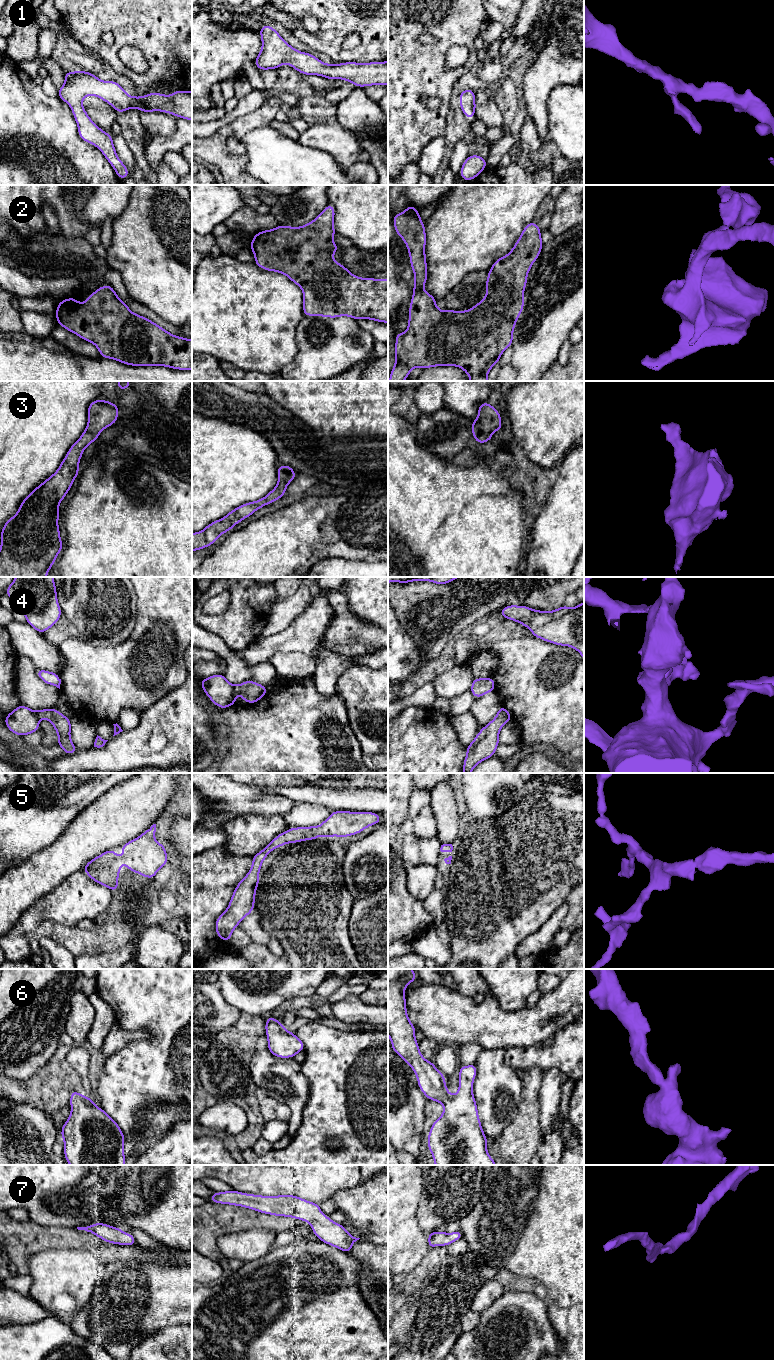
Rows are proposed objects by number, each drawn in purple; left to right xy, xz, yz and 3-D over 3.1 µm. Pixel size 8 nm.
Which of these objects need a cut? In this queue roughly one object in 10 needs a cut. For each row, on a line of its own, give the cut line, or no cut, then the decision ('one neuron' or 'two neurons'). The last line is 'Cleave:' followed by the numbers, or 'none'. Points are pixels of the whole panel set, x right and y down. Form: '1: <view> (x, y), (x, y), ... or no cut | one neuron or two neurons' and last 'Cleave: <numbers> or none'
1: no cut | one neuron
2: no cut | one neuron
3: no cut | one neuron
4: no cut | one neuron
5: no cut | one neuron
6: no cut | one neuron
7: no cut | one neuron
Cleave: none

